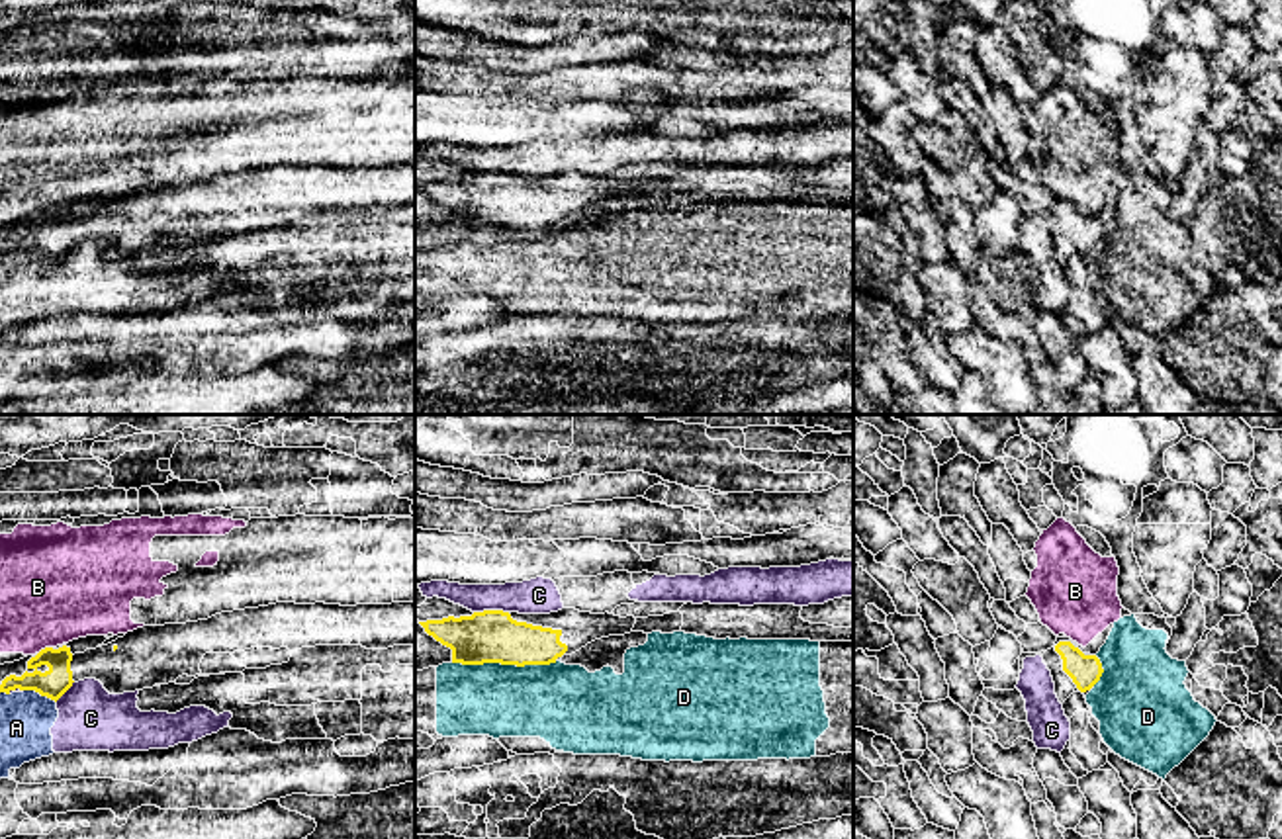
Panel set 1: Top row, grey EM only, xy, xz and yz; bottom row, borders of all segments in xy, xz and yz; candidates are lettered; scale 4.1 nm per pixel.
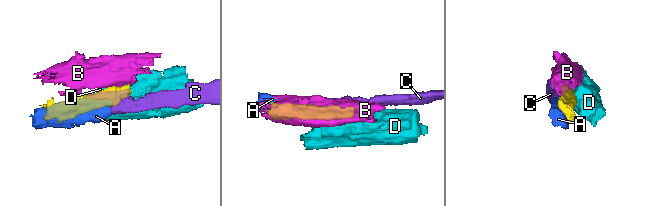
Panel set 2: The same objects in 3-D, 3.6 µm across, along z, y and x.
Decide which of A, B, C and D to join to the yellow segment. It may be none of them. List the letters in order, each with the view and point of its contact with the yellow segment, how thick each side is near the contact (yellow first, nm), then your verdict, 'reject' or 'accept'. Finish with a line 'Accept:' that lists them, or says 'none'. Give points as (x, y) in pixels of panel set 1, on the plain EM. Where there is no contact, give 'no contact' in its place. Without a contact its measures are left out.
A: xy (40, 255) | 120/220 nm | reject
B: xy (45, 210) | 120/440 nm | reject
C: xz (490, 173) | 220/150 nm | reject
D: xz (503, 225) | 220/300 nm | reject
Accept: none

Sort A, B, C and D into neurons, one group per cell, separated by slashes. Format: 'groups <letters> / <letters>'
groups A C / B / D

